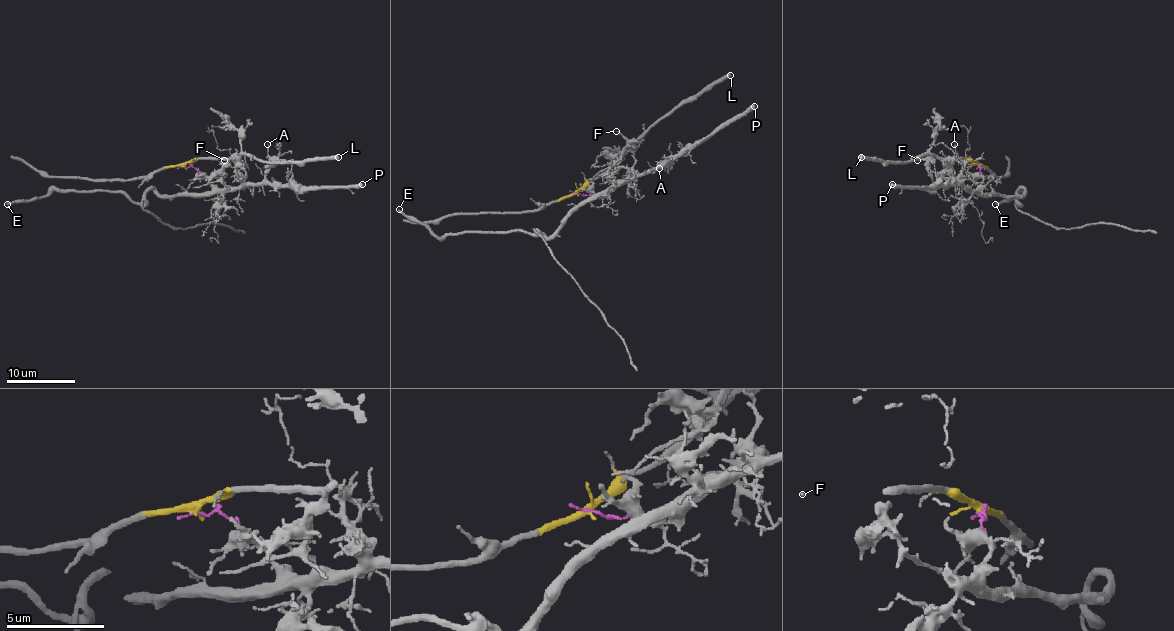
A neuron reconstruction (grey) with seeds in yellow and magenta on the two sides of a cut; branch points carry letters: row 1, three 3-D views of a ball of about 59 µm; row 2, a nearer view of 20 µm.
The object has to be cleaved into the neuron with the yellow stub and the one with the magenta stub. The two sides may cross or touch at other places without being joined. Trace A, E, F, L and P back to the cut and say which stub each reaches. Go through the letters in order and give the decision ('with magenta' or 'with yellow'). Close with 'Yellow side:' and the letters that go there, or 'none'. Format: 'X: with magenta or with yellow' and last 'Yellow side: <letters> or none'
A: with magenta
E: with magenta
F: with yellow
L: with yellow
P: with magenta
Yellow side: F, L

